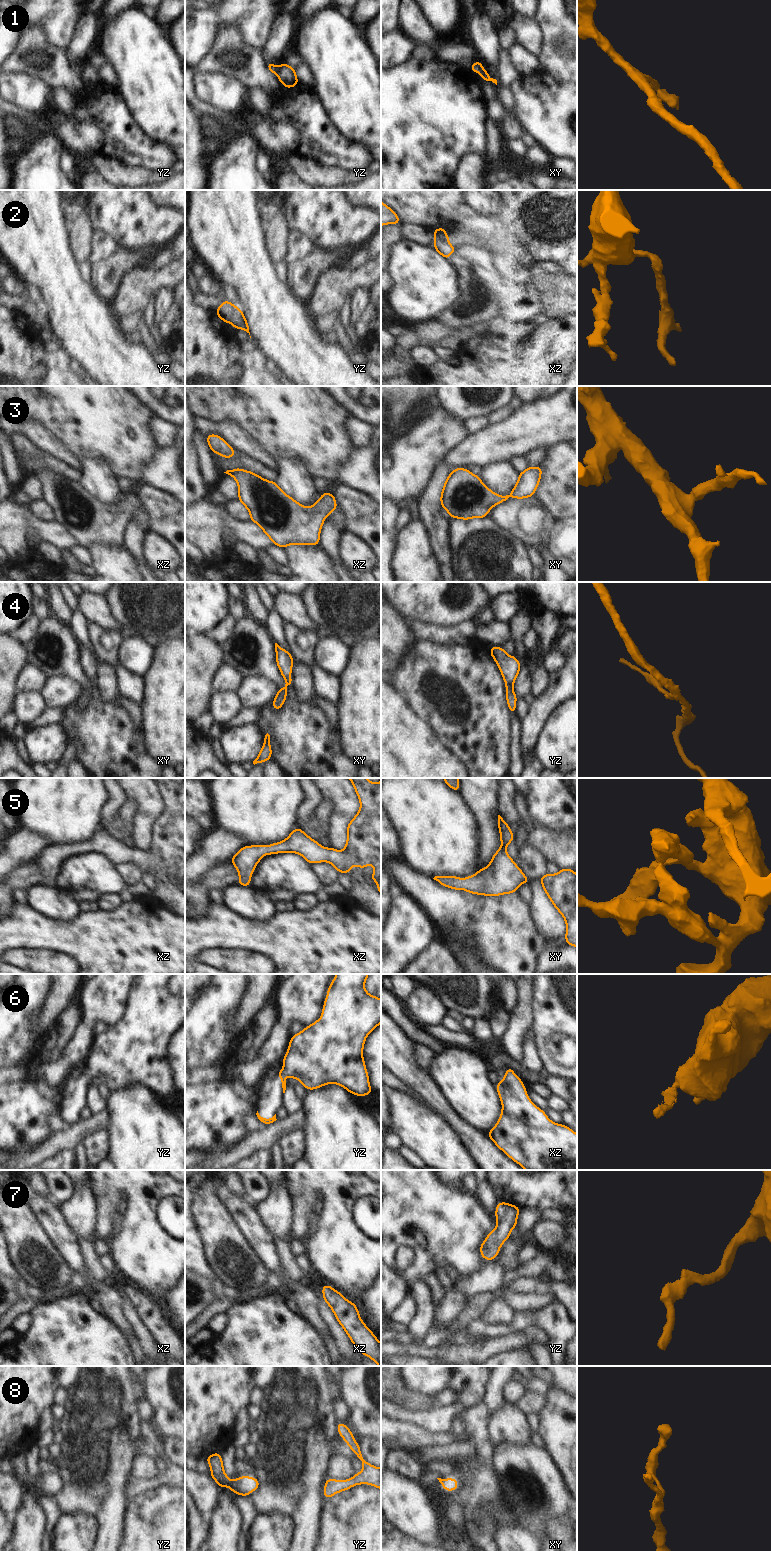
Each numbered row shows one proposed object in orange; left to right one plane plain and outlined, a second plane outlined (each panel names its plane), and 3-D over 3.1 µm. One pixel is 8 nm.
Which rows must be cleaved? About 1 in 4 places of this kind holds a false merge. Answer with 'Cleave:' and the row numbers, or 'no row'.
Cleave: 1, 4

